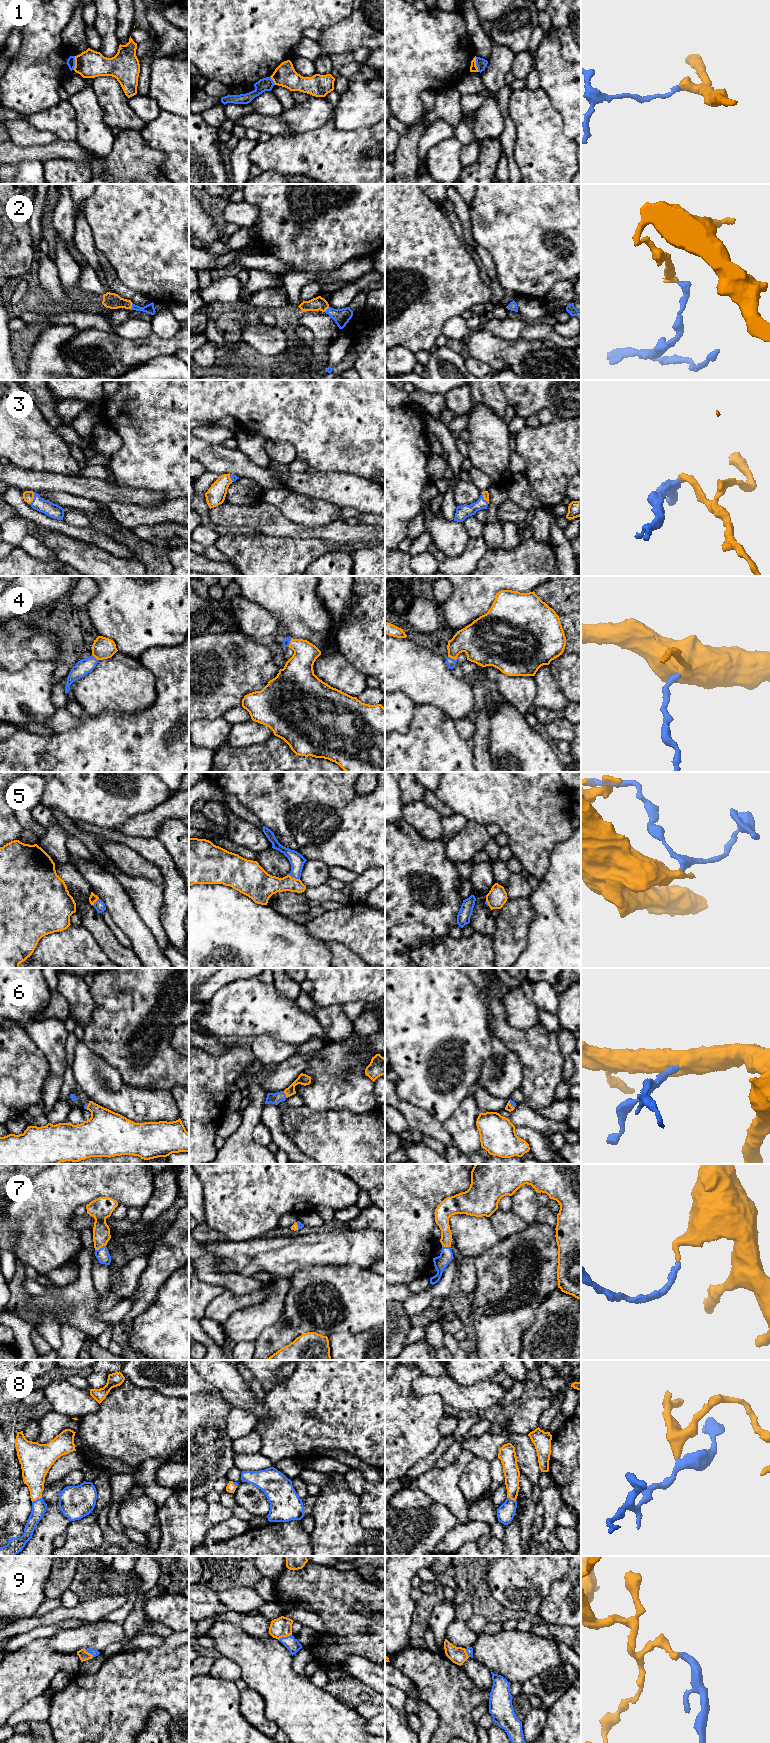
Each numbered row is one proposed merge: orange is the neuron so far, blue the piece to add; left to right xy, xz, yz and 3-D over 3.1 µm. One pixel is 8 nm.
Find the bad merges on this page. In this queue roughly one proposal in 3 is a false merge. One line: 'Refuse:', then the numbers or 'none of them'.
Refuse: 1

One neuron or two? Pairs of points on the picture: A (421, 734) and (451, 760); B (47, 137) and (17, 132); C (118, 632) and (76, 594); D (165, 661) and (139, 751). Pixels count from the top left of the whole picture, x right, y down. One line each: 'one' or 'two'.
A: one
B: one
C: two
D: one

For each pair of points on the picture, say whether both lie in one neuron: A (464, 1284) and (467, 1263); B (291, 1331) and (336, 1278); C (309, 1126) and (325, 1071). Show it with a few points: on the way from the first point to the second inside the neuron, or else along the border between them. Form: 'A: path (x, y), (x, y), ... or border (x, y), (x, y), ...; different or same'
A: path (467, 1279), (467, 1268); same
B: path (293, 1312), (297, 1293), (305, 1285), (317, 1282); same
C: border (304, 1104), (316, 1111), (337, 1109); different

